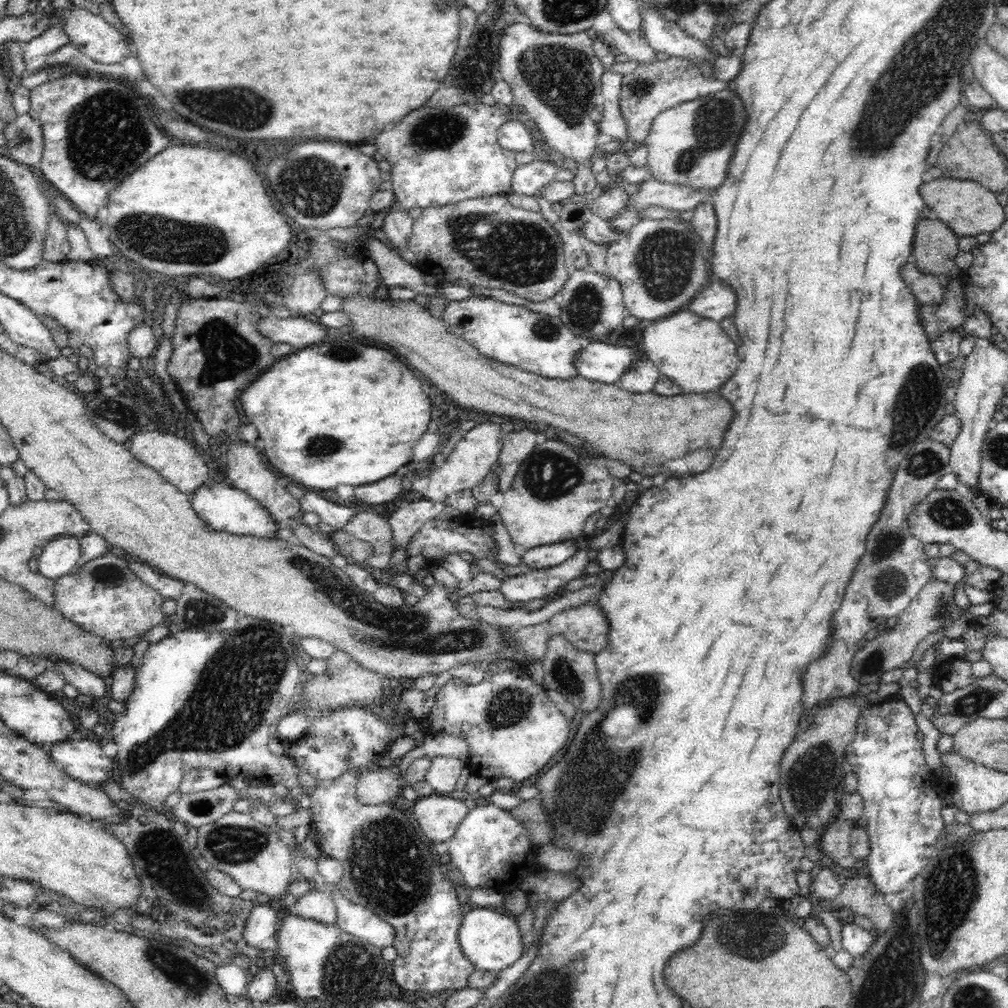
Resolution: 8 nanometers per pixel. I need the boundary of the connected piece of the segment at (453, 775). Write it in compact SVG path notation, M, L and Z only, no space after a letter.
M438 756L428 768L425 781L433 788L436 795L455 795L454 788L465 762L458 758Z

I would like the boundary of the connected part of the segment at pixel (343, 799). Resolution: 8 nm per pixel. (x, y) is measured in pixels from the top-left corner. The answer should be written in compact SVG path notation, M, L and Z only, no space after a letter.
M348 769L346 772L342 773L338 778L330 782L319 782L315 786L315 790L311 795L311 810L312 817L309 825L312 825L312 828L316 830L319 838L319 845L321 854L328 855L329 857L340 860L343 866L343 877L340 879L340 882L337 882L337 887L340 889L340 893L348 901L362 906L368 907L368 910L371 910L374 914L377 914L380 918L384 919L388 924L391 924L395 927L395 940L392 943L392 946L397 950L397 957L391 962L392 972L396 984L401 989L409 990L409 992L421 993L421 994L438 994L439 991L456 991L462 990L467 987L467 980L469 974L472 974L472 971L475 966L464 956L462 952L460 943L459 943L459 926L463 921L464 914L462 914L462 908L460 902L458 902L458 897L456 894L456 889L454 889L453 883L448 876L442 875L434 855L428 851L430 844L422 842L420 836L416 834L414 826L410 824L410 820L404 816L404 812L400 810L394 810L394 807L390 808L389 803L381 803L380 805L368 806L359 801L356 796L357 784L359 783L359 775L361 772L358 770Z

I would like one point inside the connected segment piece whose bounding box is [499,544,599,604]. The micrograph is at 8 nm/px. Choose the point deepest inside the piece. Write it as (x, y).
(539, 583)

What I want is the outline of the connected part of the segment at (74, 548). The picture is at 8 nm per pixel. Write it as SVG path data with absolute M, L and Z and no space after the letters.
M58 536L43 546L38 558L39 573L55 580L64 574L72 573L80 558L81 546L77 537Z

